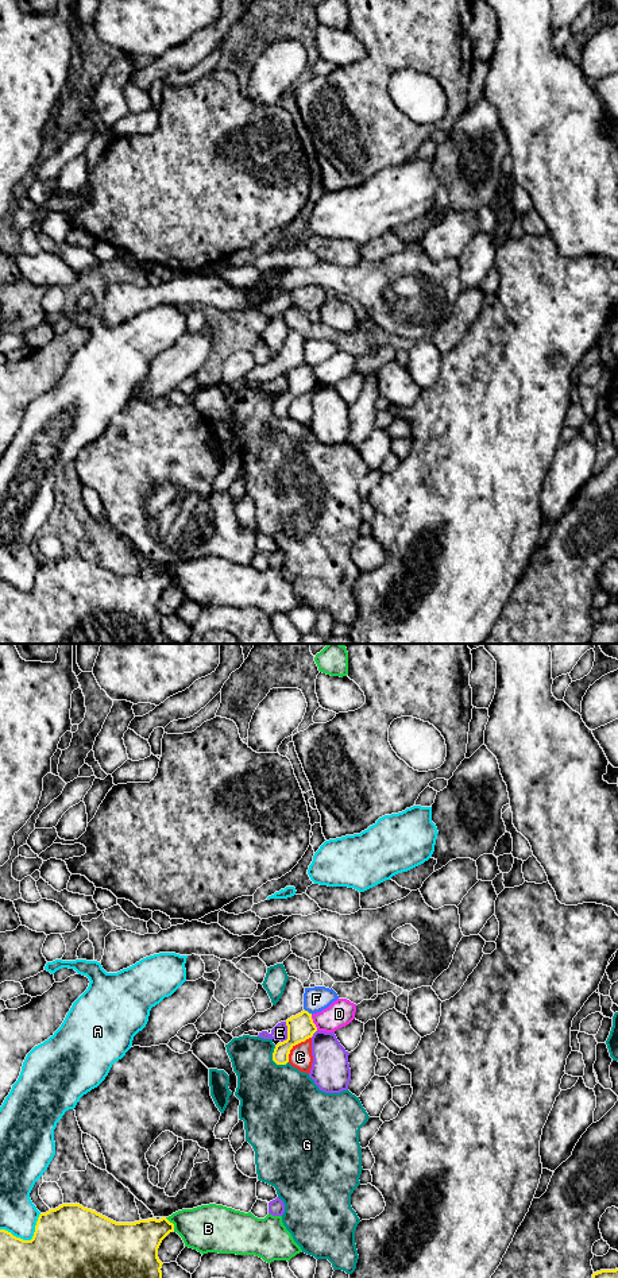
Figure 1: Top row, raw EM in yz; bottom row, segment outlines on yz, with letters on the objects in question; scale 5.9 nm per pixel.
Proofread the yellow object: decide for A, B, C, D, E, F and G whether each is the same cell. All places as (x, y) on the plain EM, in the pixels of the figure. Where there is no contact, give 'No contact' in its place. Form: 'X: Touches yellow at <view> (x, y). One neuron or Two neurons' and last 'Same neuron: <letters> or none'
A: Touches yellow at yz (27, 593). Two neurons
B: Touches yellow at yz (172, 575). Two neurons
C: Touches yellow at yz (294, 397). Two neurons
D: Touches yellow at yz (312, 374). Two neurons
E: Touches yellow at yz (288, 385). Two neurons
F: Touches yellow at yz (306, 363). Two neurons
G: Touches yellow at yz (273, 412). Two neurons
Same neuron: none

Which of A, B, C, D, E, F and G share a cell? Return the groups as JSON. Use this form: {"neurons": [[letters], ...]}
{"neurons": [["A"], ["B"], ["C"], ["D"], ["E"], ["F"], ["G"]]}

